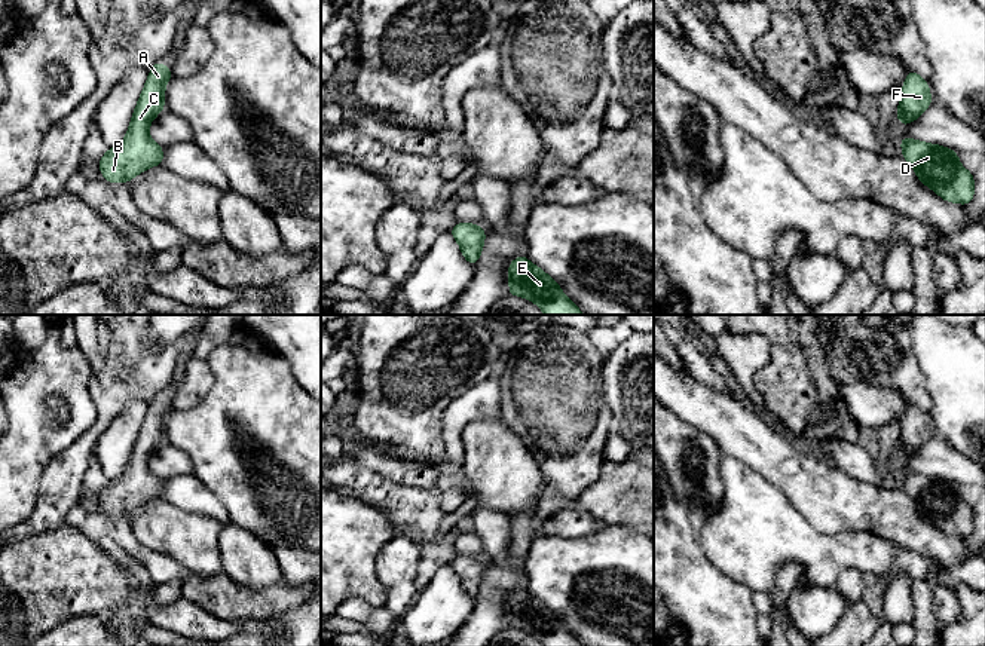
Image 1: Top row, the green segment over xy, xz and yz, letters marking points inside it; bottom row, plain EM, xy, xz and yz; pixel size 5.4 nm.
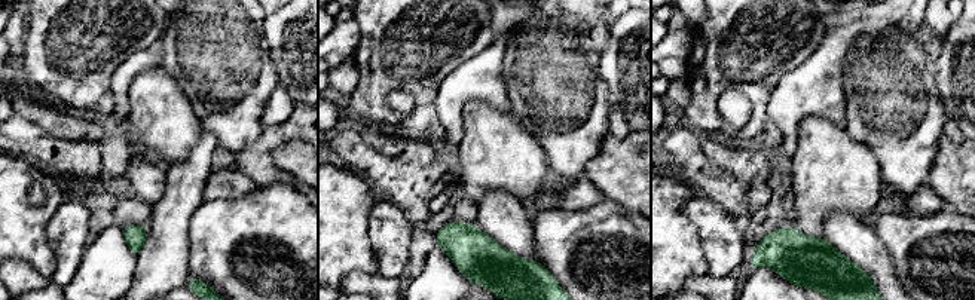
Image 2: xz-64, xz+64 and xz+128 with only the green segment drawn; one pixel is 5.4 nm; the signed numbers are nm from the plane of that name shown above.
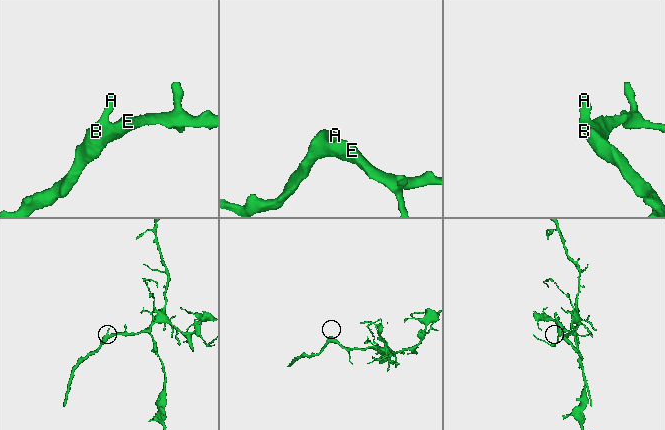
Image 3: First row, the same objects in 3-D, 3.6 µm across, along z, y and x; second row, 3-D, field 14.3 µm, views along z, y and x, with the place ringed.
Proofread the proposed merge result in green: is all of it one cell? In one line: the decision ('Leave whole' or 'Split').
Leave whole

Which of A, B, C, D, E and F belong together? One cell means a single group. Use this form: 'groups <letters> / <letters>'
groups A B C D E F

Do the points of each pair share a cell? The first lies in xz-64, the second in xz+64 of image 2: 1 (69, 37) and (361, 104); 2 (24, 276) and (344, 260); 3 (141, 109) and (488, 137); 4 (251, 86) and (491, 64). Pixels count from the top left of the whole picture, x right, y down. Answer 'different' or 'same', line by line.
1: same
2: different
3: same
4: different

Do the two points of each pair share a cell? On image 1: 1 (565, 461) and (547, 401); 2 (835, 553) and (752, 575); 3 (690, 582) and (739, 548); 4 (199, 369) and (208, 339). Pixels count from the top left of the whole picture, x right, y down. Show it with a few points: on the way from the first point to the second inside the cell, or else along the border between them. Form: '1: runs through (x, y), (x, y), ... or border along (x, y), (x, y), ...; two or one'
1: runs through (565, 446), (565, 422), (560, 416); one
2: runs through (814, 551), (776, 551), (773, 554); one
3: border along (700, 532), (706, 557), (724, 575), (743, 584); two
4: border along (192, 355), (205, 361); two

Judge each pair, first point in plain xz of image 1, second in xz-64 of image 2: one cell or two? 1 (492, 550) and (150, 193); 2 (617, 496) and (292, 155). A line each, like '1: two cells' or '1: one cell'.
1: one cell
2: two cells

